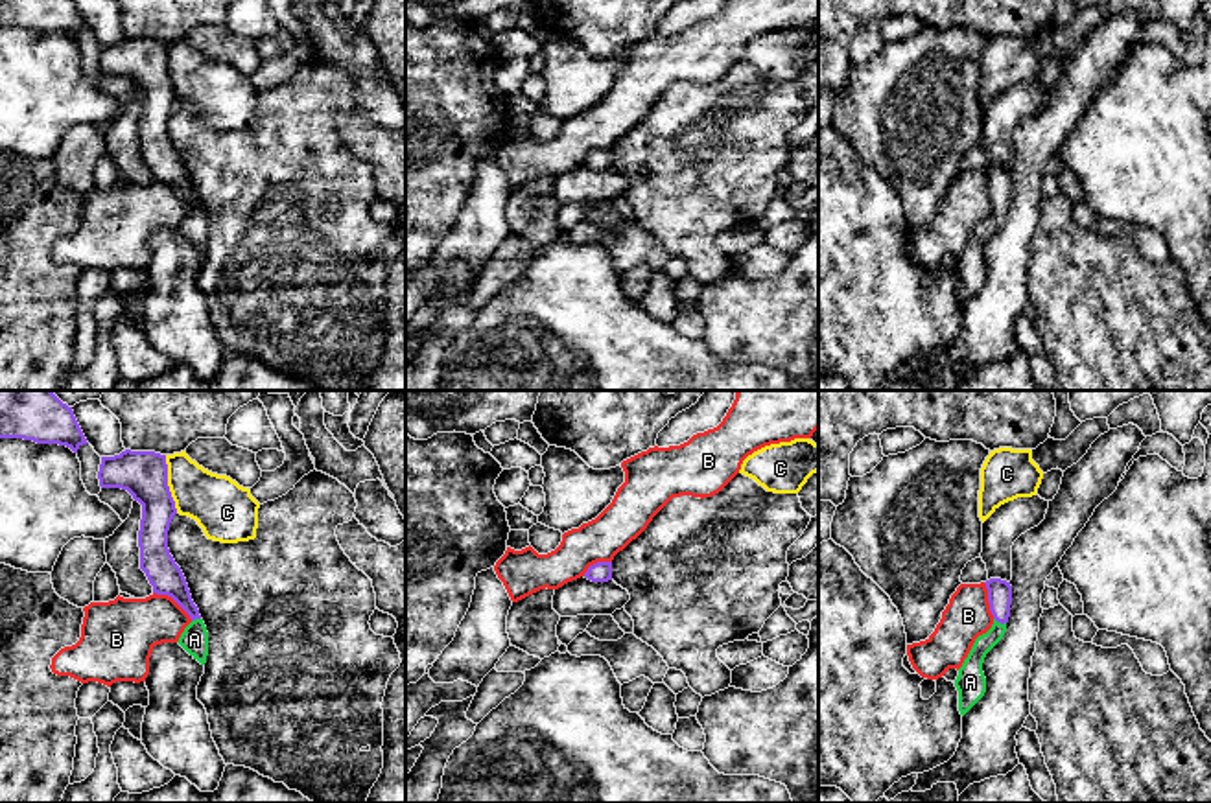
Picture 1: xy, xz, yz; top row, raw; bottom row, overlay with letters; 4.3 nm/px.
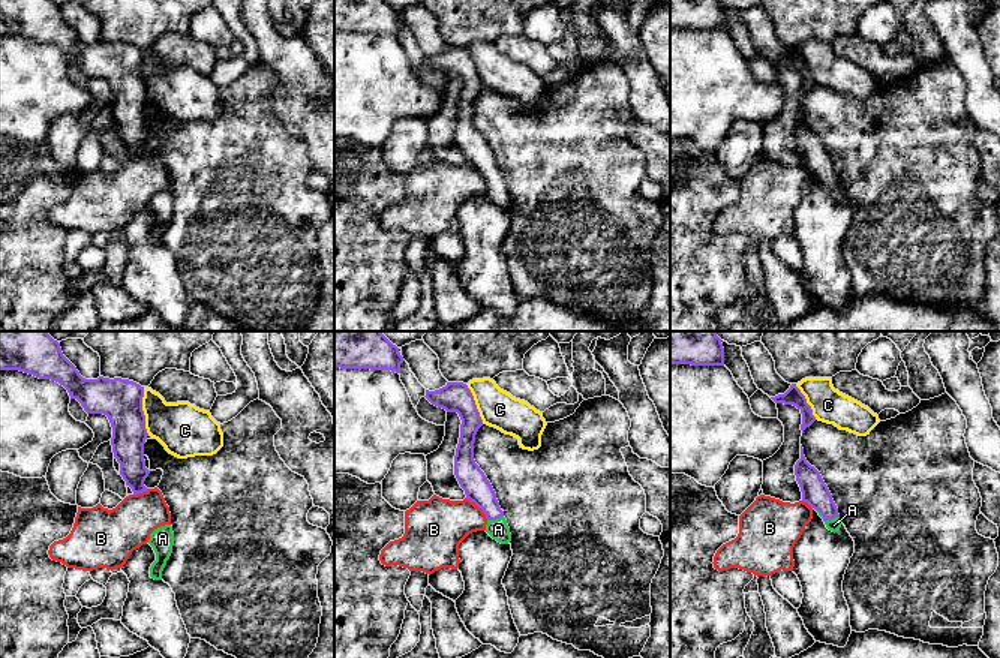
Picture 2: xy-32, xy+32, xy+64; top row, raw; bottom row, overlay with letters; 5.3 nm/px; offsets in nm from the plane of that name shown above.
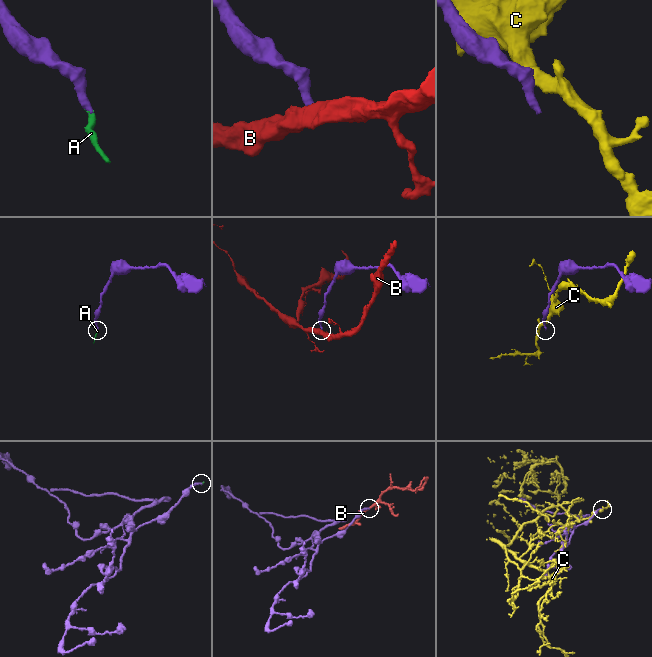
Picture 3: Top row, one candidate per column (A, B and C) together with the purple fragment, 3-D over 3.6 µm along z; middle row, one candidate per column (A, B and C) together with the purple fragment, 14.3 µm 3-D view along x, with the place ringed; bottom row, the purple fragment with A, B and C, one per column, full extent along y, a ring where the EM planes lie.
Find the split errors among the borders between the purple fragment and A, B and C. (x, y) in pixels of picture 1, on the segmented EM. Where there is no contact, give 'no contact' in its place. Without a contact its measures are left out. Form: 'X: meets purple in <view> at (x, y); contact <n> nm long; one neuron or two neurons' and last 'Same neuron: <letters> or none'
A: meets purple in yz at (999, 621); contact 60 nm long; one neuron
B: meets purple in xy at (174, 599); contact 220 nm long; two neurons
C: meets purple in xy at (166, 485); contact 260 nm long; two neurons
Same neuron: A

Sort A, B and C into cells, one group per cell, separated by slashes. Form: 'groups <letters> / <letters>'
groups A / B / C

